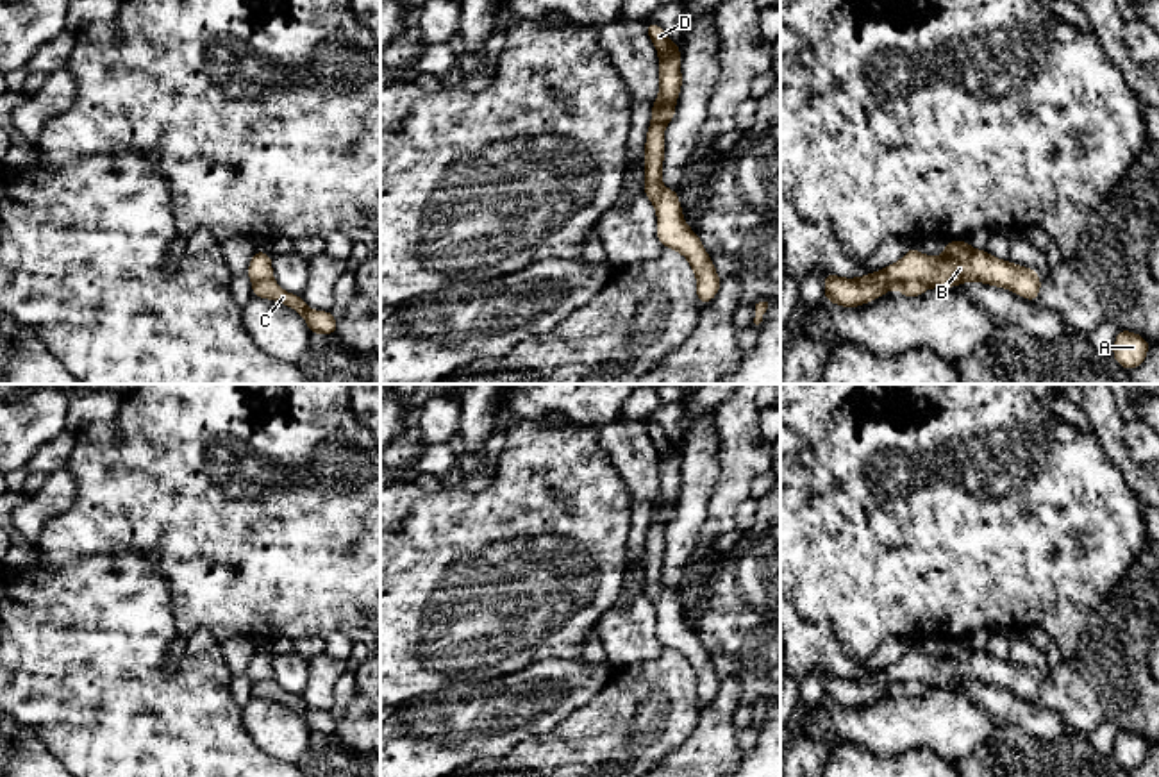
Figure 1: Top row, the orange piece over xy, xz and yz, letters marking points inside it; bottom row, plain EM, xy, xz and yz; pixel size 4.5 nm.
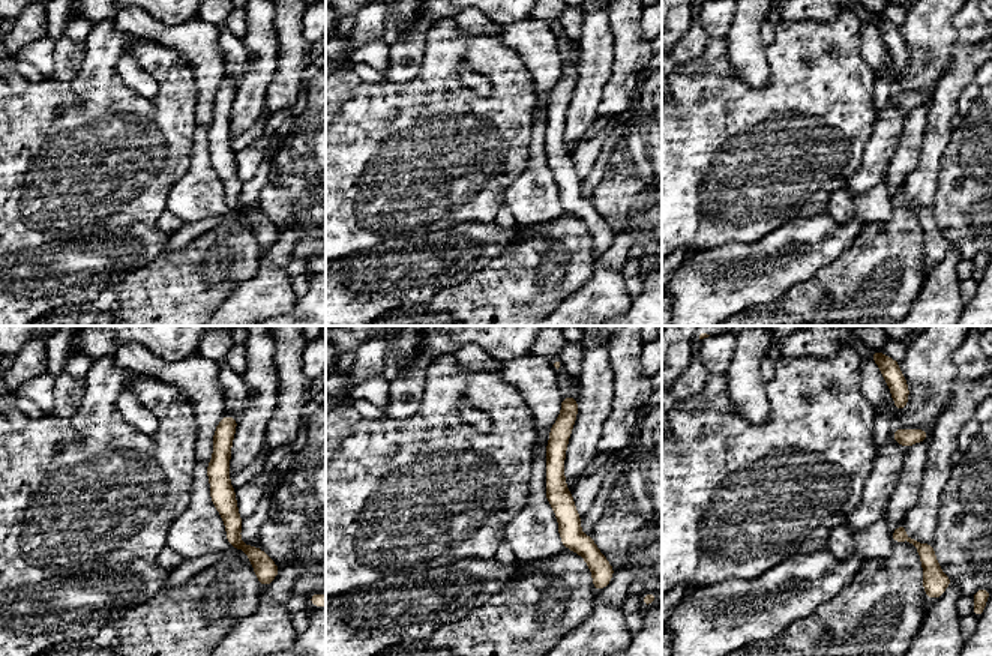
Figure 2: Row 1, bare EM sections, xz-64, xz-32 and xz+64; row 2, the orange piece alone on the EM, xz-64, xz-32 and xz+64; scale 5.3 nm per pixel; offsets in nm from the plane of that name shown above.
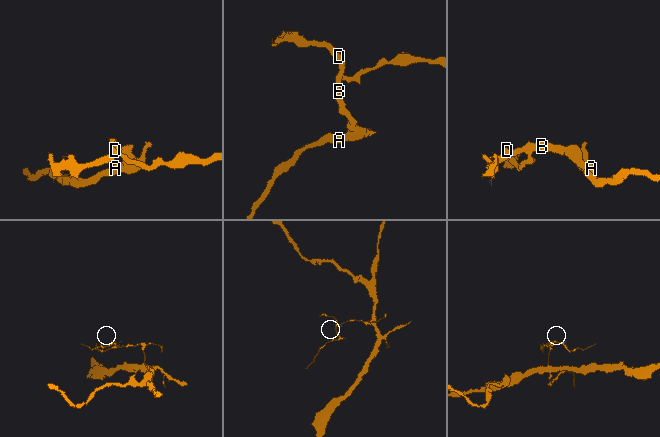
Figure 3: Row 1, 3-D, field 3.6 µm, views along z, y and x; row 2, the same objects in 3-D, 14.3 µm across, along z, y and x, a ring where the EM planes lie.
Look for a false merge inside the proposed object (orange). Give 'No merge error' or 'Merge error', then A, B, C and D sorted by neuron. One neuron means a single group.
Merge error. Groups: A B D / C

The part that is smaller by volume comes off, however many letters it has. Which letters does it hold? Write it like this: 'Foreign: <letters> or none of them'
Foreign: A, B, D

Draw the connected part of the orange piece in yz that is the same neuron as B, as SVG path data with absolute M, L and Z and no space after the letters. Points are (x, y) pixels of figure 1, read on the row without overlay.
M961 639L946 641L939 657L925 656L911 647L895 664L857 679L836 677L827 670L823 698L841 707L857 707L880 698L907 681L920 681L927 688L939 689L979 681L1007 688L1030 702L1036 702L1043 684L1034 668L996 659Z

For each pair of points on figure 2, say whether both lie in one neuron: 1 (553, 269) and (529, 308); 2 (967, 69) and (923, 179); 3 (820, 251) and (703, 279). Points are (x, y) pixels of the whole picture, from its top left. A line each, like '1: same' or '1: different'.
1: same
2: same
3: same

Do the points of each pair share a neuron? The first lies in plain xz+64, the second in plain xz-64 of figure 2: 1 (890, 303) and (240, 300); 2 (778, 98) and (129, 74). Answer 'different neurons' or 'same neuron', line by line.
1: different neurons
2: different neurons

